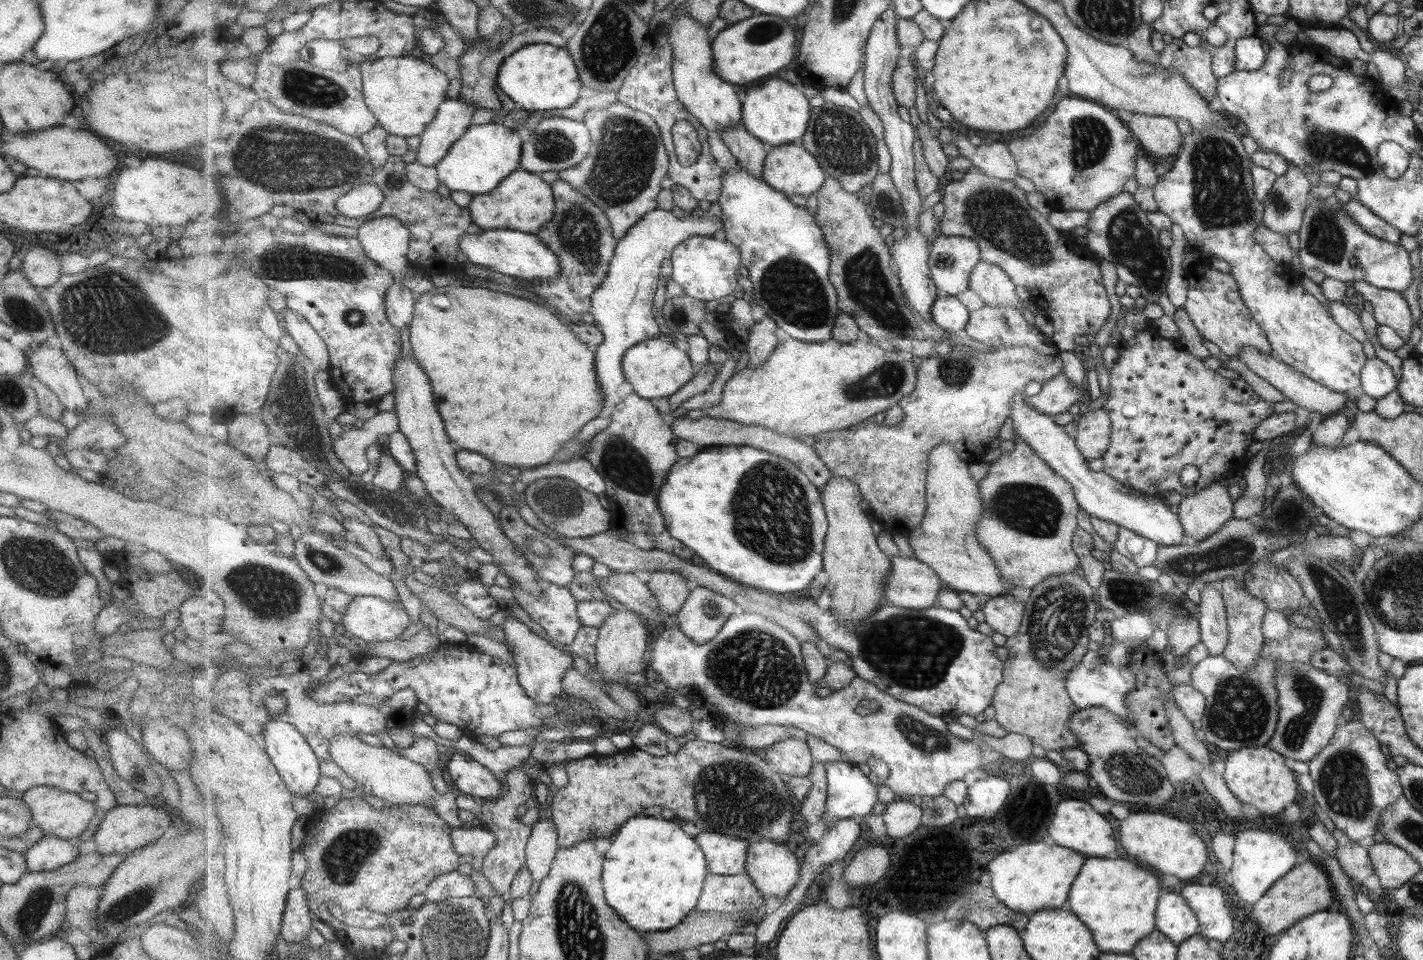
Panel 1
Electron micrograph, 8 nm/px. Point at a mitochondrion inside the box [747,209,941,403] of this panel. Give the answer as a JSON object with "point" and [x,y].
{"point":[794,293]}

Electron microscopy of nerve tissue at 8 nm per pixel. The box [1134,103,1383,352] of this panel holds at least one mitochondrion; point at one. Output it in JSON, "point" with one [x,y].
{"point":[1220,199]}

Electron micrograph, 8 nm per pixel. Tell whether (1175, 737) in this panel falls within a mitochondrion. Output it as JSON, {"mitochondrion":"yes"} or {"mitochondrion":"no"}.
{"mitochondrion":"no"}

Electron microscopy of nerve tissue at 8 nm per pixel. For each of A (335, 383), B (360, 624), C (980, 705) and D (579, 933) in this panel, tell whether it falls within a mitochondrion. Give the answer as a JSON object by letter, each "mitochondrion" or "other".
{"A":"other","B":"other","C":"other","D":"mitochondrion"}

